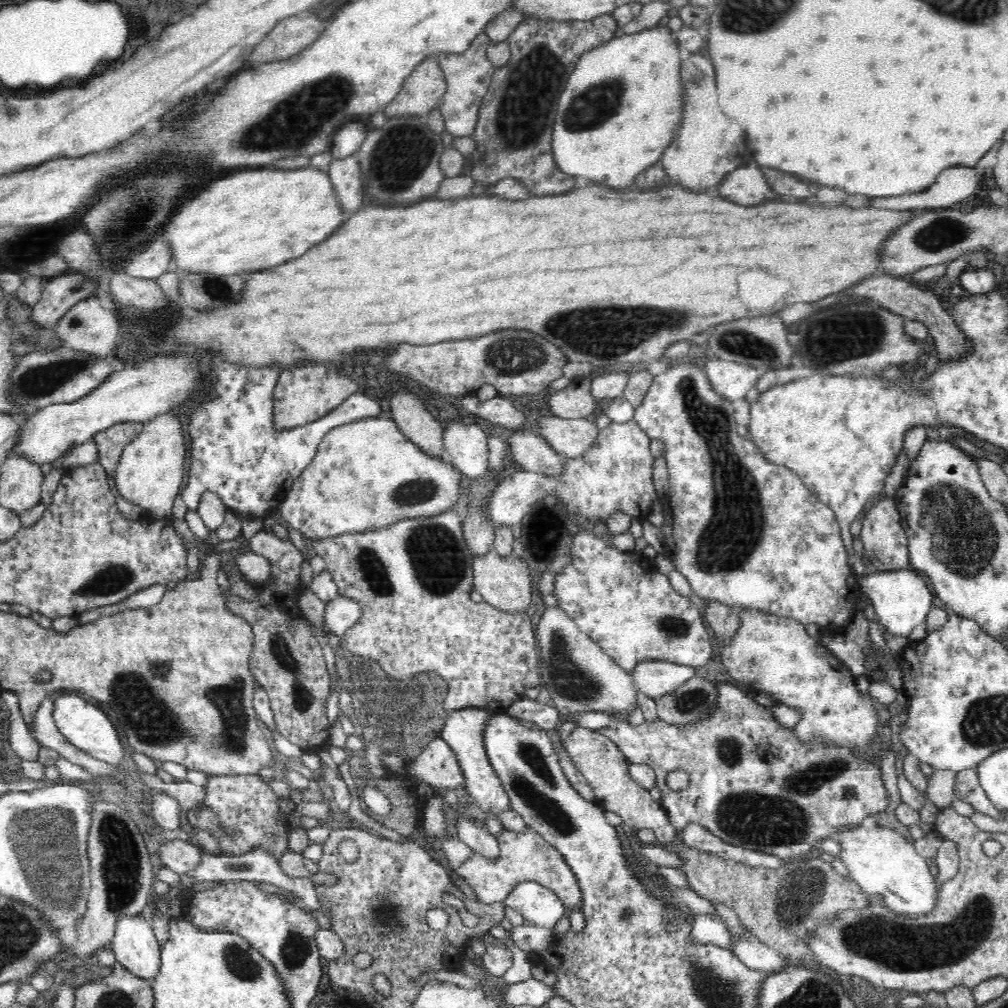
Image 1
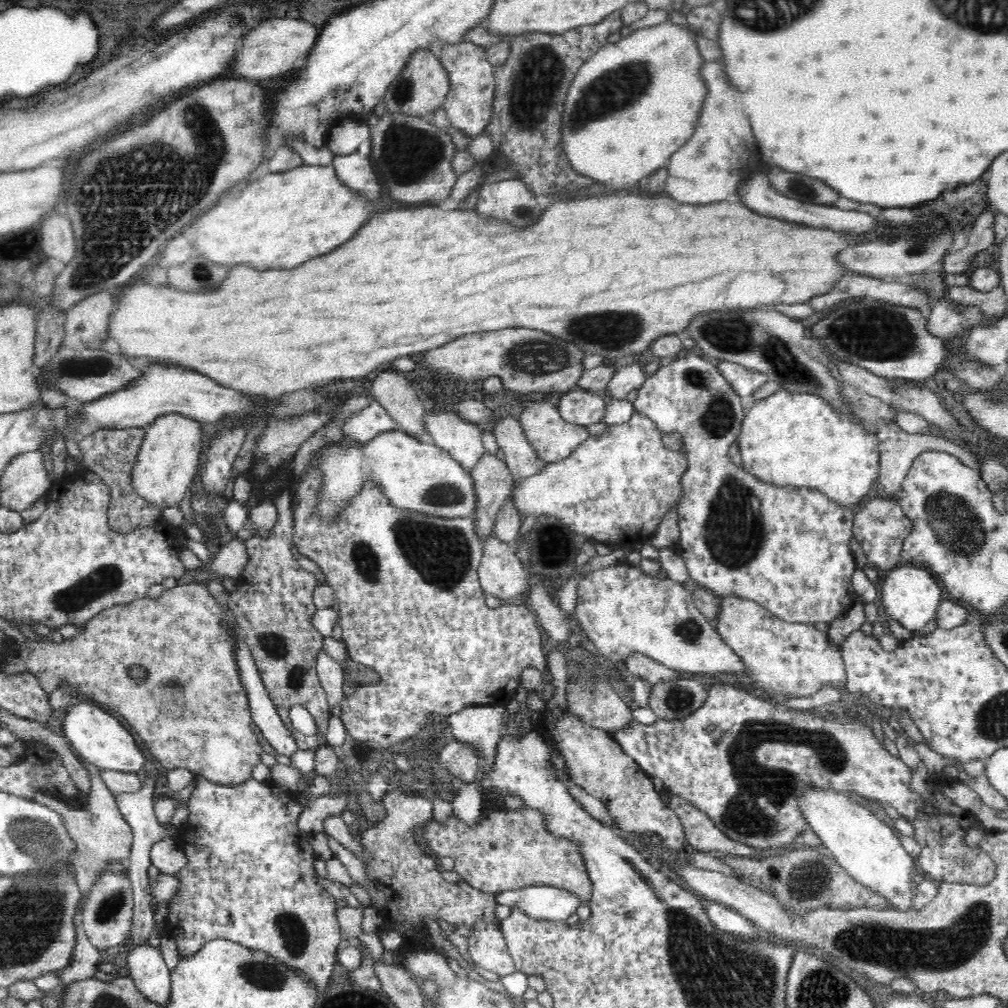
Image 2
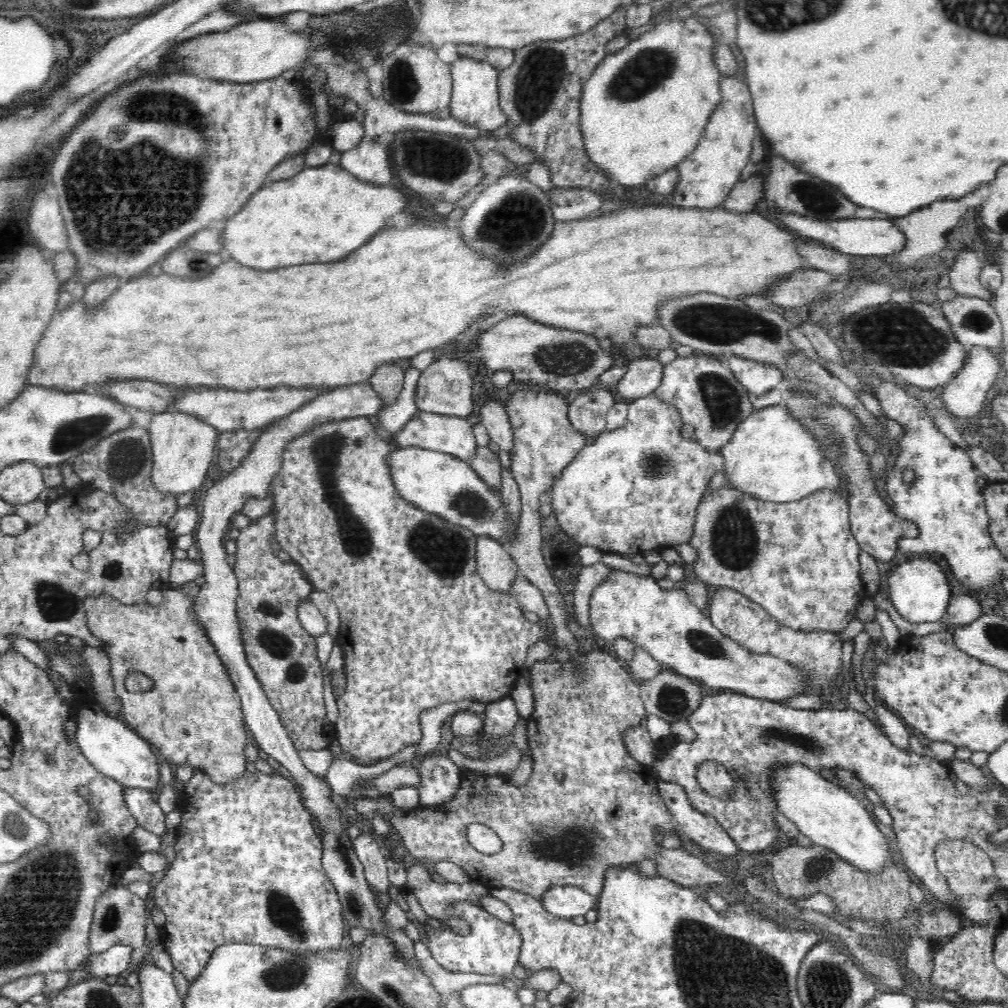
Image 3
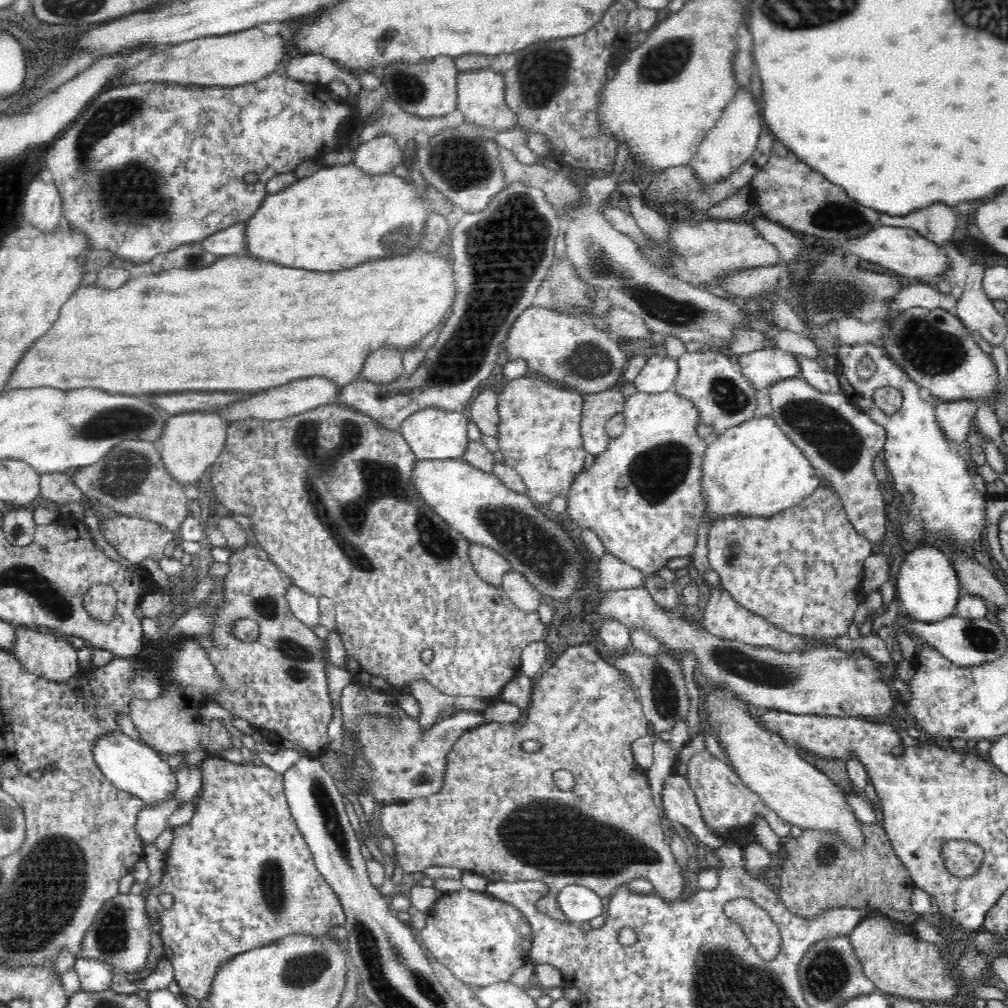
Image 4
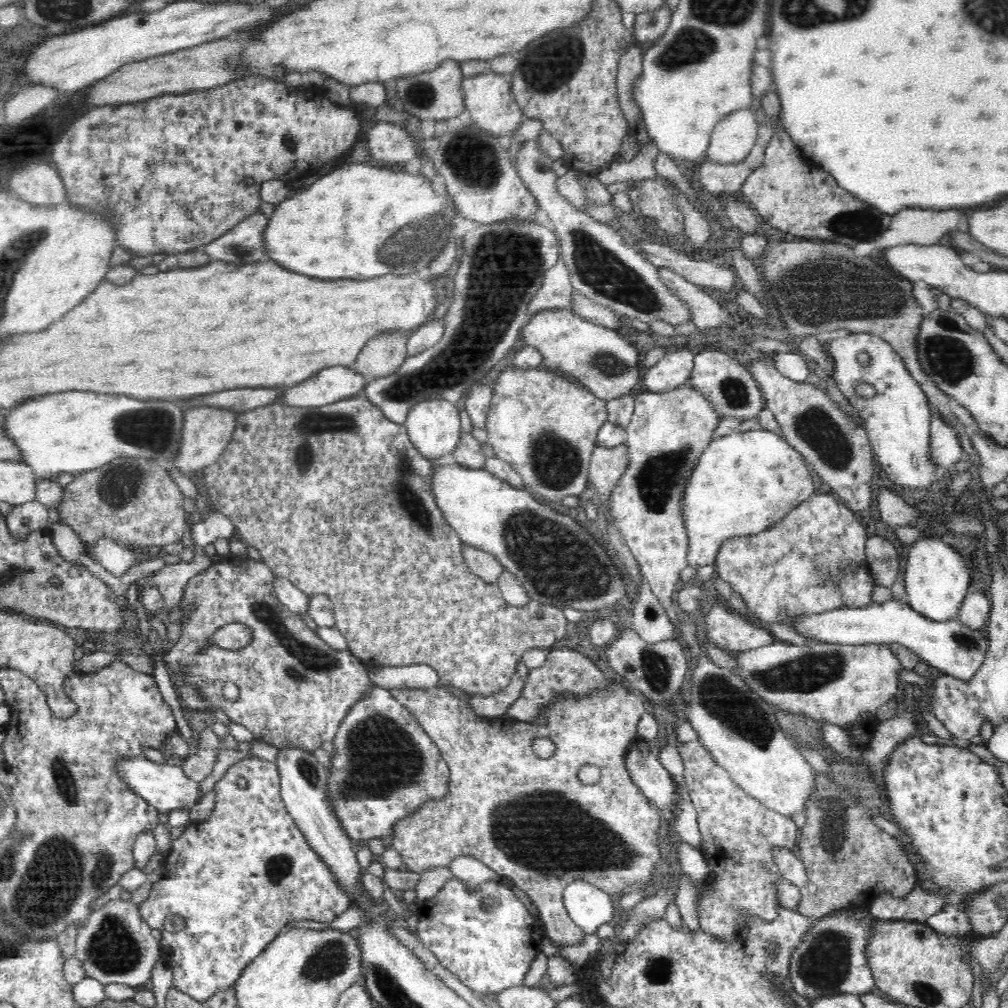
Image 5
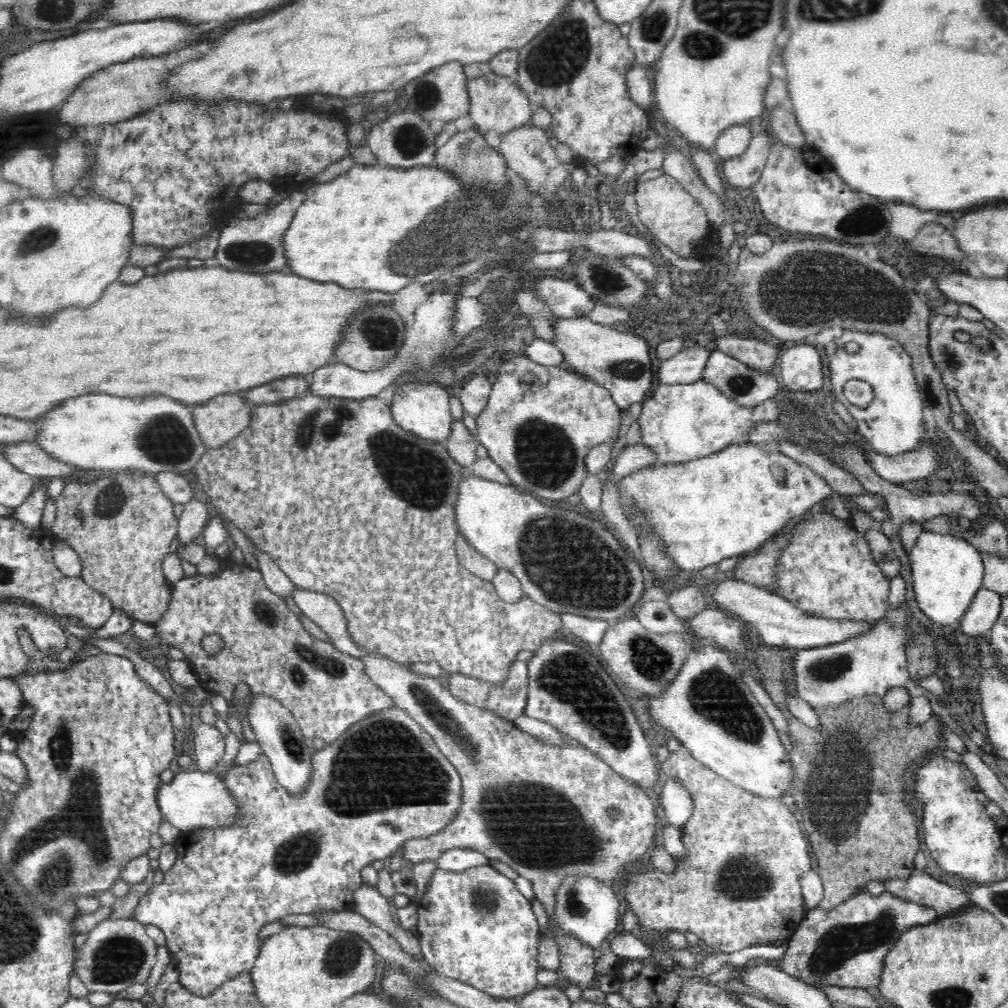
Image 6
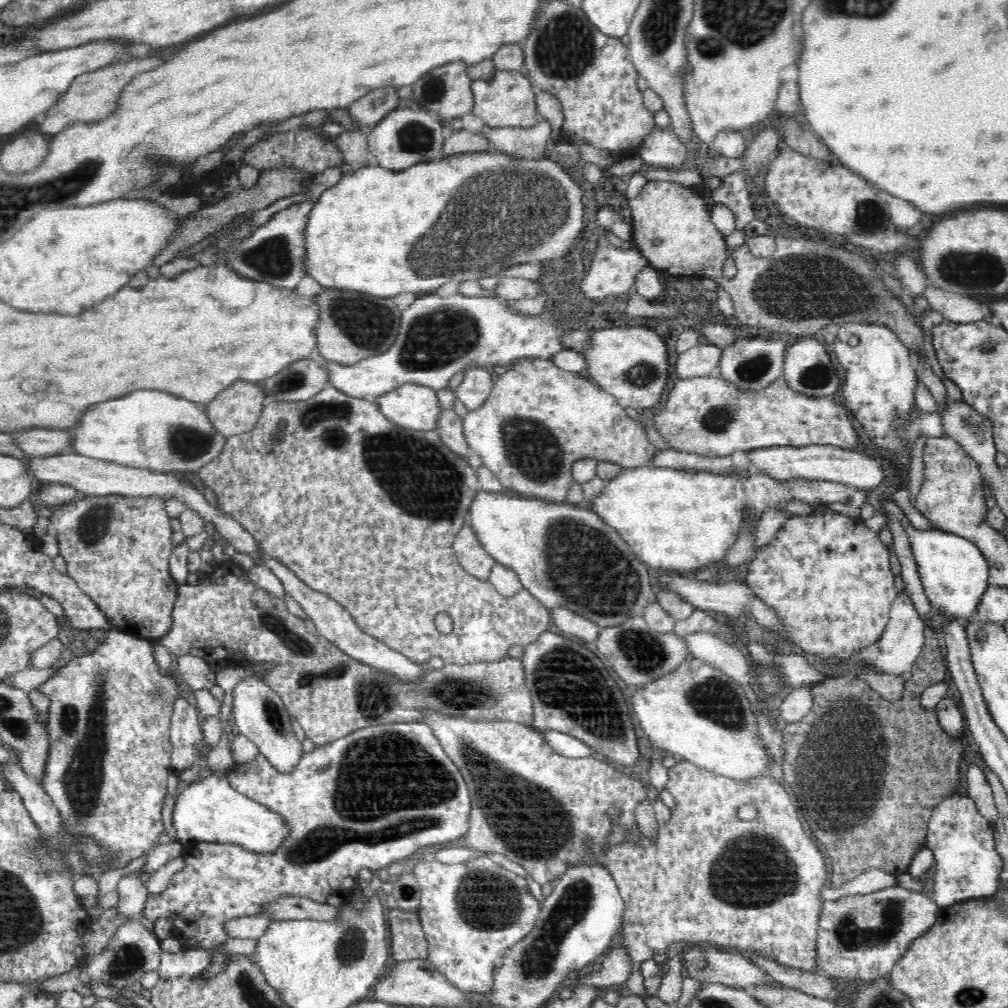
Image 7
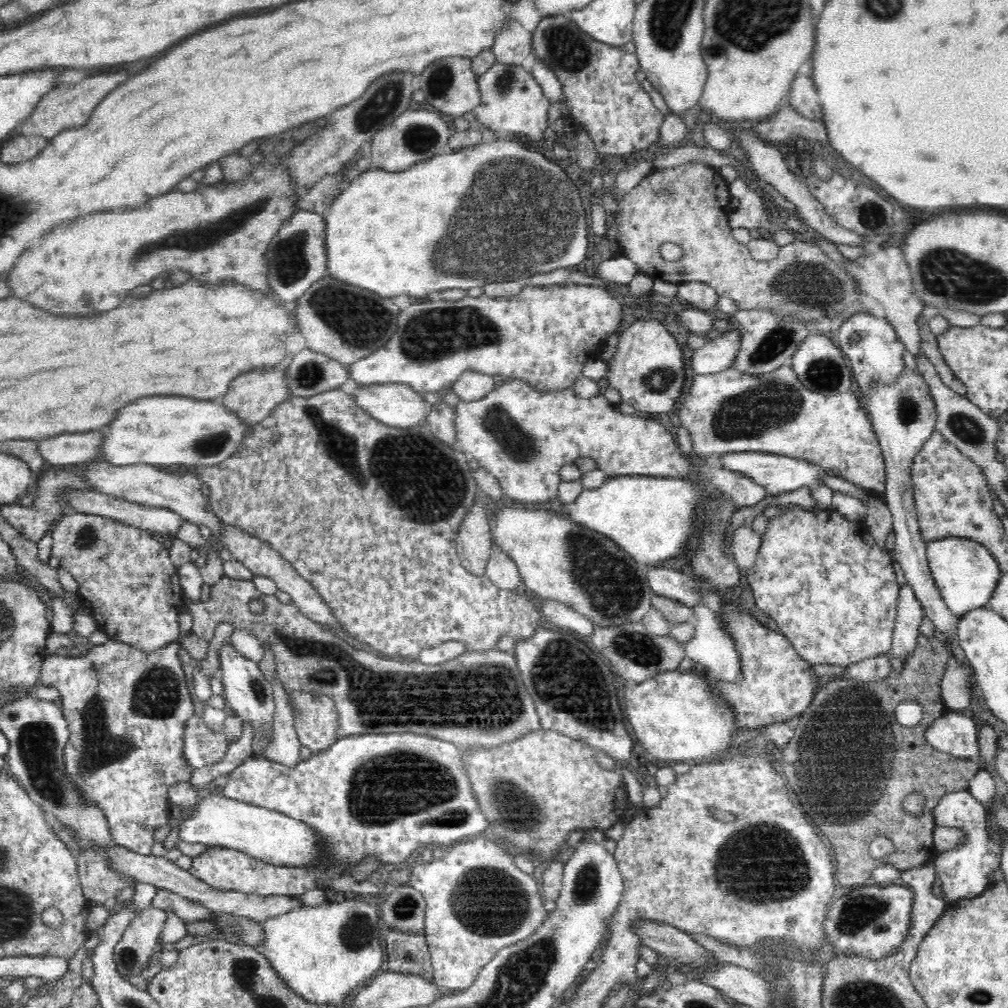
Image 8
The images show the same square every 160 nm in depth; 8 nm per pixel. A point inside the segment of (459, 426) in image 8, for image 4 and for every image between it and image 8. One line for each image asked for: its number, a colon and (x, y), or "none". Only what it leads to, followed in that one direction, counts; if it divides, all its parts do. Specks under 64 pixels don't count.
4: (540, 436)
5: (544, 427)
6: (540, 422)
7: (538, 419)

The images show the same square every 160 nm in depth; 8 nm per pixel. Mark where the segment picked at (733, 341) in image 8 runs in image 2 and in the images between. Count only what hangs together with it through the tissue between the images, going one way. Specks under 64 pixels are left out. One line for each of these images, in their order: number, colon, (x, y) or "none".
2: (626, 379)
3: (643, 375)
4: (659, 374)
5: (672, 370)
6: (686, 366)
7: (700, 360)

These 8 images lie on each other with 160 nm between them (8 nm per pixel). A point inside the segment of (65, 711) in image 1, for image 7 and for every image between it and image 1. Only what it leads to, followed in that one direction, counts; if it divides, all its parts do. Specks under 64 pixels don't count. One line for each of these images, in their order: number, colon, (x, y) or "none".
2: (98, 737)
3: (110, 745)
4: (132, 766)
5: (166, 787)
6: (193, 800)
7: (209, 810)

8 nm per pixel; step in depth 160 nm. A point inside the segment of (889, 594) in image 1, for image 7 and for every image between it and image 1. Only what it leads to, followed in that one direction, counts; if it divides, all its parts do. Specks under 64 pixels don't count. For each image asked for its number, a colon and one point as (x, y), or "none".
2: (910, 596)
3: (919, 590)
4: (927, 583)
5: (937, 576)
6: (948, 572)
7: (955, 576)

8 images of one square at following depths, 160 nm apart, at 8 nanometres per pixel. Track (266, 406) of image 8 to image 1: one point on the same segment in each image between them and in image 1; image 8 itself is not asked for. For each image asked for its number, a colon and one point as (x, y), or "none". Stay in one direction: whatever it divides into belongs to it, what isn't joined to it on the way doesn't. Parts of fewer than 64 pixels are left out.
1: (150, 471)
2: (168, 459)
3: (182, 445)
4: (190, 443)
5: (207, 430)
6: (221, 419)
7: (237, 409)

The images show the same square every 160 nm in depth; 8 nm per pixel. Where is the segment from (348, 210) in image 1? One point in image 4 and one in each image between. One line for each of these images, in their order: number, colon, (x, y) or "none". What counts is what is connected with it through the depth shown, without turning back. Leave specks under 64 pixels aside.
2: (359, 173)
3: (370, 162)
4: (381, 155)

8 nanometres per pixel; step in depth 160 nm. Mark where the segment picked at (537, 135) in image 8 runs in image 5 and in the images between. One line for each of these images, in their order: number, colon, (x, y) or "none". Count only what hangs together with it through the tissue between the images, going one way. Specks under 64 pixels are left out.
5: (488, 97)
6: (498, 105)
7: (505, 100)

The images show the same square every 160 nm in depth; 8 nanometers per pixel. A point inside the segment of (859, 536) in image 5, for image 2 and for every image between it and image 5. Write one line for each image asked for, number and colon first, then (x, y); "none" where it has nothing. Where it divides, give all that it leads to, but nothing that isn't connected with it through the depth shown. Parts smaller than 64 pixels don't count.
2: (790, 552)
3: (798, 561)
4: (800, 570)

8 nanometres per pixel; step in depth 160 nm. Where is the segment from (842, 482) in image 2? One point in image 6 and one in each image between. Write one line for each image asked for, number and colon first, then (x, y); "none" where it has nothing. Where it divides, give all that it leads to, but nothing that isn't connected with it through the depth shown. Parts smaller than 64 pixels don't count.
3: (770, 456)
4: (752, 470)
5: (744, 482)
6: (725, 504)

